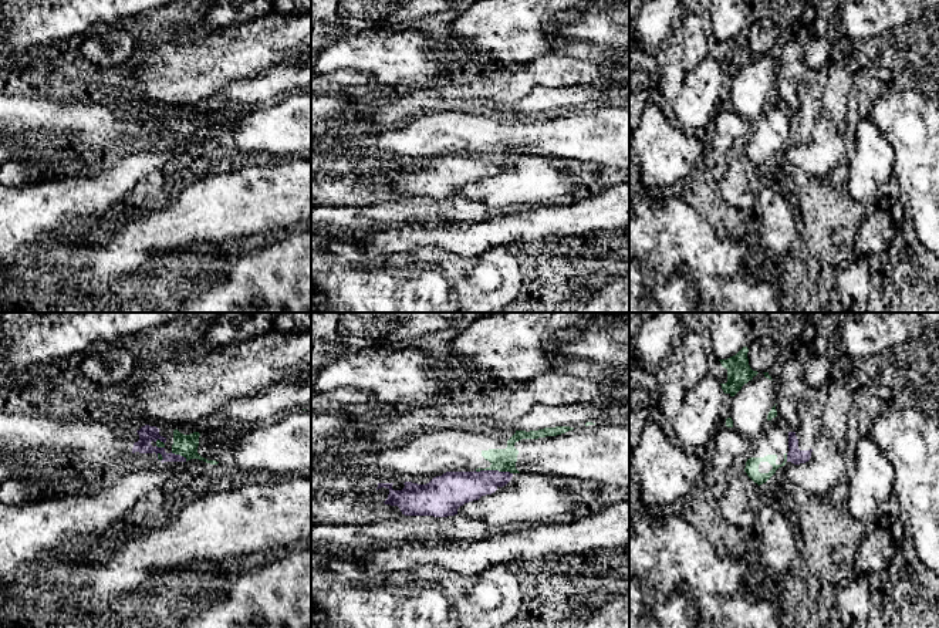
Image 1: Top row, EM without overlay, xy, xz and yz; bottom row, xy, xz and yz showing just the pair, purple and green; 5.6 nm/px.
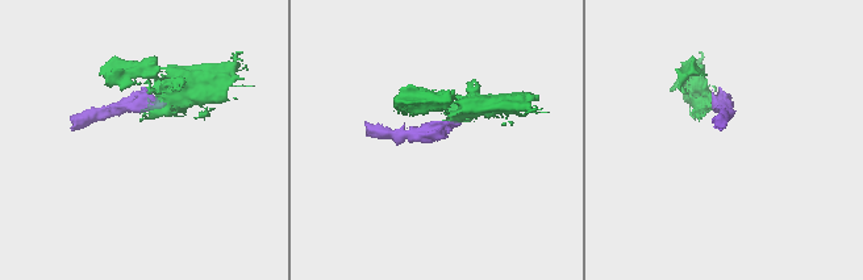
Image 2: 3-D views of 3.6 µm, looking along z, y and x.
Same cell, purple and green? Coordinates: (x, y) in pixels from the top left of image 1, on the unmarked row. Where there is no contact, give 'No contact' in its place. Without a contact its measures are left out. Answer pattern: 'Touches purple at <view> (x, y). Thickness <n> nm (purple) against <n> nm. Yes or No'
Touches purple at xz (493, 152). Thickness 200 nm (purple) against 130 nm. No

